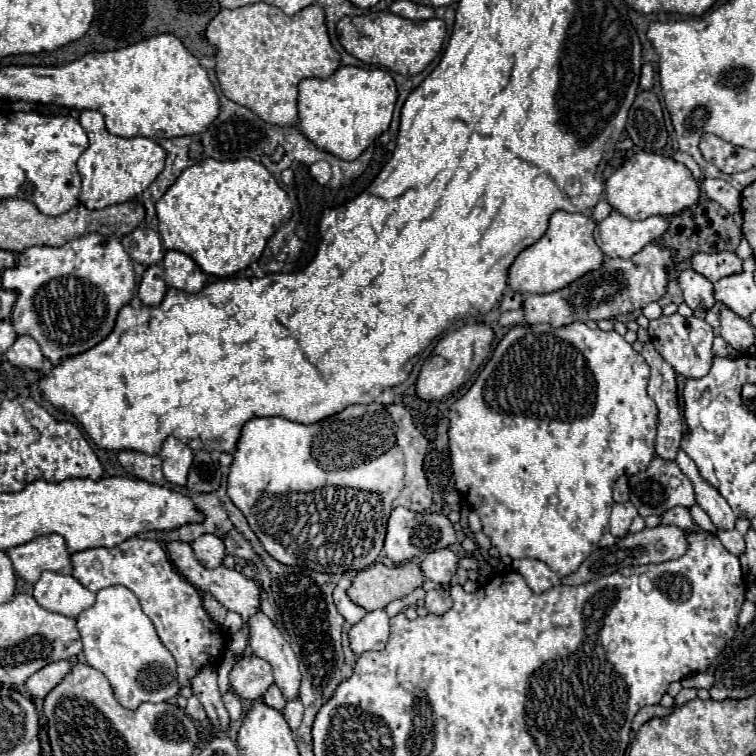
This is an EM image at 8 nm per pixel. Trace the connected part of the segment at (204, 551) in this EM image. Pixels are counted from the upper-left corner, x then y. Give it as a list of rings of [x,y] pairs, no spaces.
[[[204,534],[204,536],[196,538],[190,546],[194,550],[196,560],[204,568],[218,568],[222,564],[224,554],[226,554],[222,540],[218,536],[214,536],[214,534]]]

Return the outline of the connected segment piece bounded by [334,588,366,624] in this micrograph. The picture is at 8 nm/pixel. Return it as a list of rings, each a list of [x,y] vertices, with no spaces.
[[[340,588],[334,590],[334,604],[336,604],[338,612],[344,616],[344,620],[346,620],[348,624],[358,624],[358,622],[364,618],[364,614],[366,614],[366,610],[360,608],[360,606],[356,606],[356,604],[346,596],[346,592],[340,590]]]

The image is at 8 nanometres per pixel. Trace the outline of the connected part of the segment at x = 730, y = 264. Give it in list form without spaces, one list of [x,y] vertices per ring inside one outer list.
[[[718,252],[718,254],[694,254],[692,256],[692,268],[708,278],[710,282],[716,282],[724,276],[732,276],[742,272],[742,260],[732,252]]]

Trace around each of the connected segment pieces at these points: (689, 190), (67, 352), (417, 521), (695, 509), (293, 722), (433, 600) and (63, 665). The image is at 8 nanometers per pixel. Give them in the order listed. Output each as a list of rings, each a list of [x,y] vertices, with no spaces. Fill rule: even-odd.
[[[636,152],[606,180],[606,198],[616,212],[630,220],[646,220],[650,216],[676,216],[698,202],[700,184],[694,180],[692,172],[674,158],[654,152]]]
[[[86,234],[60,248],[26,248],[20,254],[16,266],[4,272],[2,288],[12,290],[16,294],[16,302],[12,306],[12,326],[16,334],[30,334],[40,344],[42,354],[52,364],[58,364],[62,358],[84,352],[108,336],[118,310],[130,302],[136,288],[136,280],[132,260],[124,252],[118,238],[104,234]]]
[[[398,506],[392,510],[390,518],[388,518],[388,532],[386,532],[386,540],[384,540],[384,554],[394,562],[406,562],[412,558],[424,558],[428,552],[440,550],[440,548],[448,548],[450,544],[456,542],[456,532],[452,528],[452,522],[438,512],[412,512],[404,506]]]
[[[695,504],[689,509],[692,512],[692,518],[694,518],[694,522],[700,526],[700,528],[704,528],[706,532],[712,532],[712,534],[716,534],[716,528],[714,528],[714,524],[712,524],[712,520],[708,518],[708,515],[700,506]]]
[[[290,700],[286,704],[286,708],[284,708],[282,714],[284,714],[284,718],[286,718],[286,722],[288,722],[288,726],[290,726],[292,732],[298,730],[298,726],[302,722],[302,712],[304,712],[304,706],[300,704],[300,700]]]
[[[434,588],[430,592],[426,592],[426,598],[424,598],[424,608],[430,612],[430,614],[446,614],[452,606],[452,598],[448,594],[448,590],[444,588]]]
[[[58,660],[58,662],[52,662],[48,666],[44,666],[40,672],[32,674],[28,680],[26,680],[26,690],[30,692],[30,696],[34,698],[46,698],[46,694],[58,686],[64,676],[68,676],[72,672],[72,662],[70,660]]]

